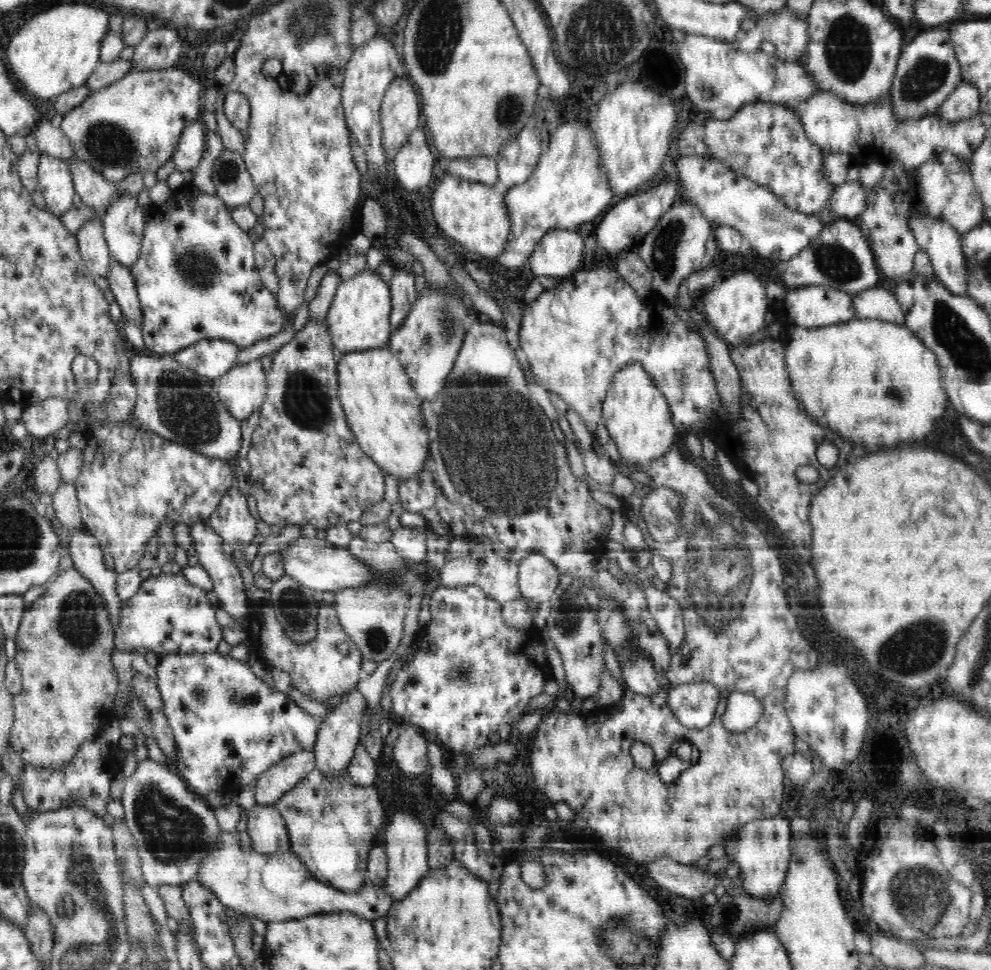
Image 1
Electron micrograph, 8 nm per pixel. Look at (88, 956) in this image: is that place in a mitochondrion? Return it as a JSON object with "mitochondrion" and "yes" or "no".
{"mitochondrion":"yes"}

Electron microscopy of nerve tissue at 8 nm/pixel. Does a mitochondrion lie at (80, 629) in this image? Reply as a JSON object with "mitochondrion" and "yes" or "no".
{"mitochondrion":"yes"}

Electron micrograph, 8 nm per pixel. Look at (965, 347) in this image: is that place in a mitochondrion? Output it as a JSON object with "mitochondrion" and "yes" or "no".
{"mitochondrion":"yes"}

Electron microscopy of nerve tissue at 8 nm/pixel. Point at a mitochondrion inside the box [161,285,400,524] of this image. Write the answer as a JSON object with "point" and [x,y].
{"point":[304,399]}

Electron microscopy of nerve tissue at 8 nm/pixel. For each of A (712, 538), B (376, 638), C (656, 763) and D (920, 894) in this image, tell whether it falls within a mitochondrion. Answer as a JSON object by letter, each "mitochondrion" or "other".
{"A":"mitochondrion","B":"mitochondrion","C":"other","D":"mitochondrion"}

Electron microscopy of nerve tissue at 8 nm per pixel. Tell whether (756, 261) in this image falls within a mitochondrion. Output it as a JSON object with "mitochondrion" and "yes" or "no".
{"mitochondrion":"no"}

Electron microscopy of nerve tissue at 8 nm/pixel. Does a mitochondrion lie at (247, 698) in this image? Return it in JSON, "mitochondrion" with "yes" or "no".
{"mitochondrion":"yes"}

